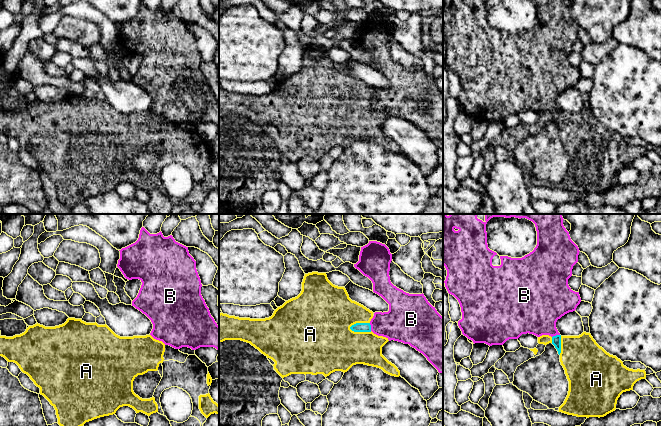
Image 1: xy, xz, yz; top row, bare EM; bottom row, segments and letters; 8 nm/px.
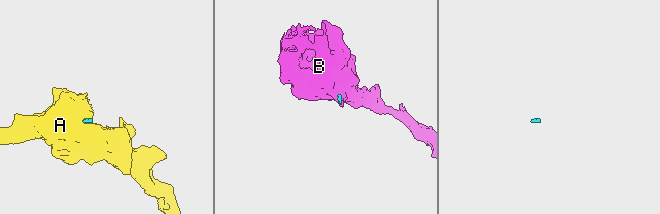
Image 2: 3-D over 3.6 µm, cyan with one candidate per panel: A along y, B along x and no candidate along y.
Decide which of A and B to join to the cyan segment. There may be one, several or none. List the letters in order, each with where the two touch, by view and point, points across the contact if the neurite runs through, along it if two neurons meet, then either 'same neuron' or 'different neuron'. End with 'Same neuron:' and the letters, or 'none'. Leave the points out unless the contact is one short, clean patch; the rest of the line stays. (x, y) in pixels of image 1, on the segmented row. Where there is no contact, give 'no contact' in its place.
A: meets cyan in xz at (360, 331); runs through xz (358, 327), (360, 331), (348, 331), (333, 346); same neuron
B: meets cyan in xz at (370, 327); border along xz (369, 323), (371, 330); different neuron
Same neuron: A

